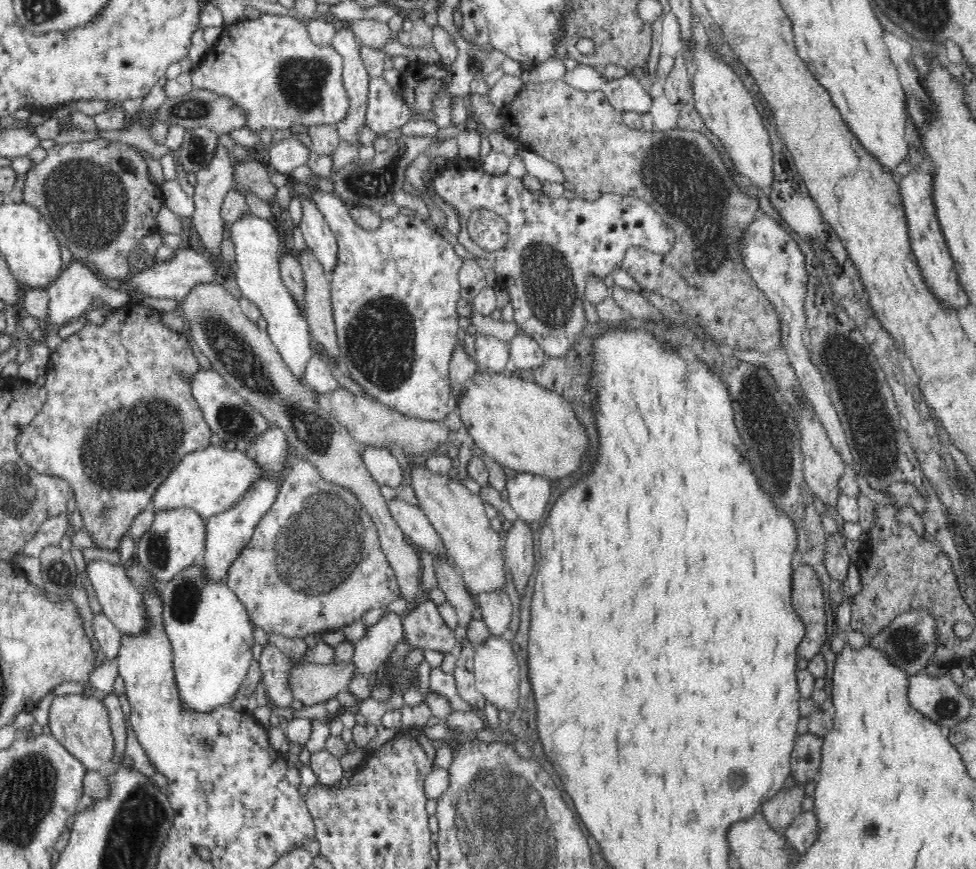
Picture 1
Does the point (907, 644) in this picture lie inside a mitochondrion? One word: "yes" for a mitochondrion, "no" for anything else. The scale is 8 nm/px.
yes

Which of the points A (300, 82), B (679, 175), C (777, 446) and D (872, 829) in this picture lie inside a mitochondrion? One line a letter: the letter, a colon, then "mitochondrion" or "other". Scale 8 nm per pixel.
A: mitochondrion
B: mitochondrion
C: mitochondrion
D: other

